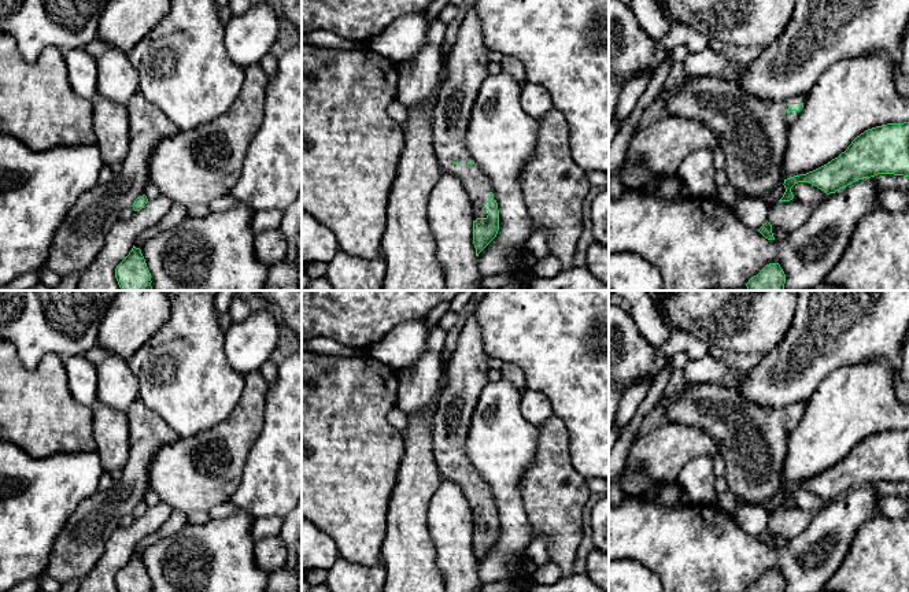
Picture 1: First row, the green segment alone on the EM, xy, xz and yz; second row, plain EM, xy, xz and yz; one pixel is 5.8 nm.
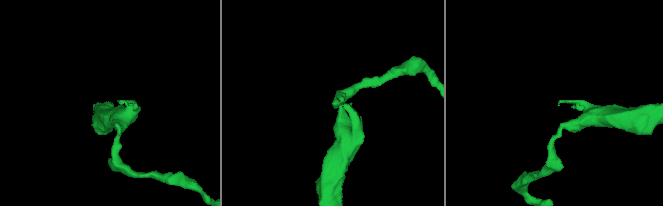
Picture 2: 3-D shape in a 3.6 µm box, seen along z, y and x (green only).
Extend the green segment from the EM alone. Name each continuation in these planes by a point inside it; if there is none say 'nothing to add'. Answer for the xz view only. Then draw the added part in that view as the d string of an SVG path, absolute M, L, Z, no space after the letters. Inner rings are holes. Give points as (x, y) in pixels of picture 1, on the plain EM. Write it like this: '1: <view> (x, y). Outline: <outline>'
1: xz (466, 372). Outline: M474 291L474 295L472 297L472 304L473 304L472 312L459 334L455 349L448 358L447 370L446 370L446 384L441 389L441 395L437 400L437 406L432 417L432 422L433 422L432 451L433 451L435 462L437 465L437 470L440 476L443 477L443 480L454 481L463 489L465 496L469 502L469 506L473 511L473 528L476 528L477 525L487 525L488 518L484 515L484 511L489 507L489 500L491 499L494 500L492 492L489 486L485 484L485 481L483 480L483 477L480 476L480 473L477 470L472 473L468 470L469 467L473 467L473 465L470 463L466 455L466 440L469 434L472 417L478 404L478 396L481 391L484 389L485 384L488 382L487 374L489 370L488 369L489 356L485 351L481 329L476 318L477 304L487 295L487 292L488 291ZM494 500L494 507L495 507L495 500Z

